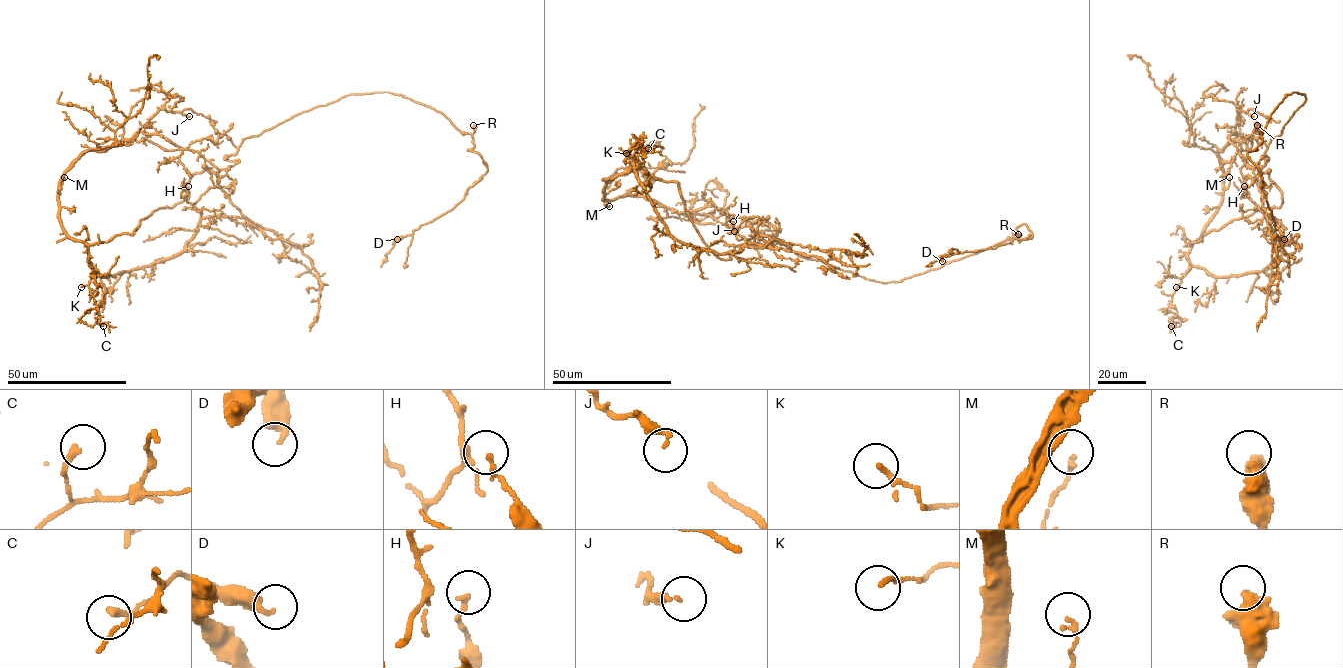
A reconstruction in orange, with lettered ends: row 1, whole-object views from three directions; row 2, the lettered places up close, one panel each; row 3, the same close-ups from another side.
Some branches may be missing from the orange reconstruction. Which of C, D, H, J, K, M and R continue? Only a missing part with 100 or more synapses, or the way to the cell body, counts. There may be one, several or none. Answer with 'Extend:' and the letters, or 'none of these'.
Extend: none of these

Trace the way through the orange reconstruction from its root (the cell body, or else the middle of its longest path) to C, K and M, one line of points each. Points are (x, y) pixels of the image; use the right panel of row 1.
C: (1269, 170), (1282, 204), (1232, 220), (1191, 243), (1191, 267), (1172, 297), (1180, 322), (1171, 326)
K: (1269, 170), (1270, 180), (1281, 192), (1282, 204), (1232, 220), (1193, 242), (1188, 254), (1191, 267), (1176, 287)
M: (1269, 170), (1270, 180), (1281, 192), (1279, 207), (1266, 207), (1232, 220), (1191, 244), (1216, 210), (1229, 177)

